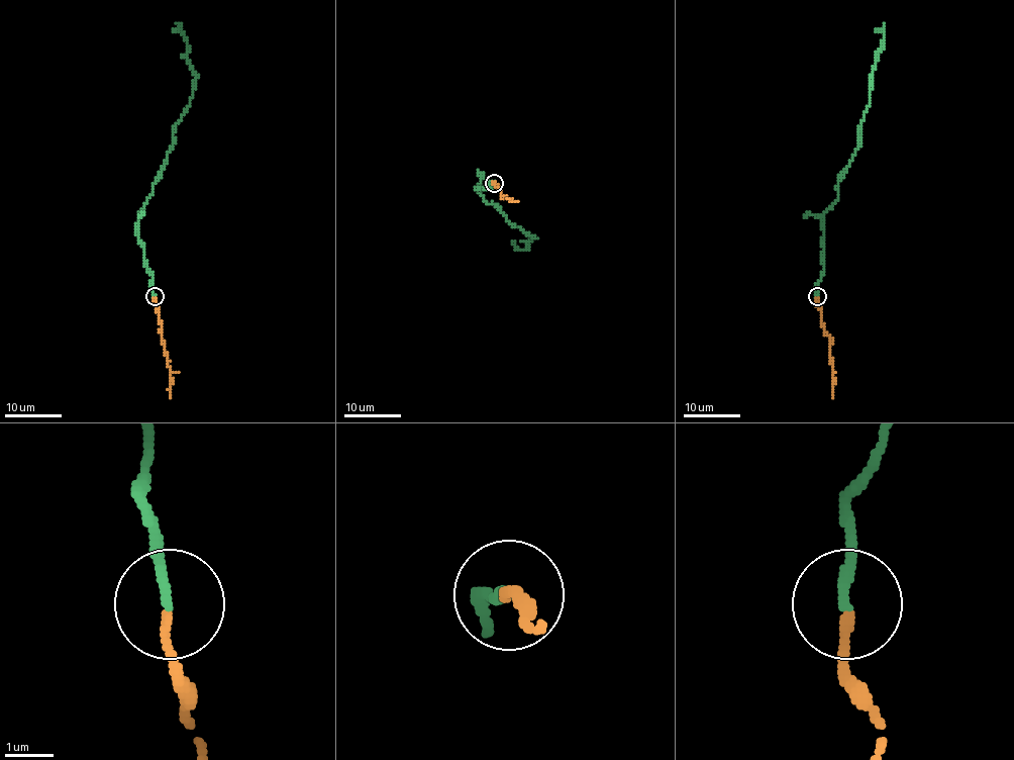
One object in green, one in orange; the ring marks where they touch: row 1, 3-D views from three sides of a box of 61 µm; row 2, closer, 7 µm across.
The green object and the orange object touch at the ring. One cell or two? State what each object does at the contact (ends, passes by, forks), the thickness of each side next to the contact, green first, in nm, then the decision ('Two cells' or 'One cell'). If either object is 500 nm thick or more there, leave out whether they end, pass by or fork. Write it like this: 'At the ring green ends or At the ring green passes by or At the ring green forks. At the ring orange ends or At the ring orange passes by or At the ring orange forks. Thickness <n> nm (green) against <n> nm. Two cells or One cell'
At the ring green ends. At the ring orange ends. Thickness 220 nm (green) against 160 nm. One cell

